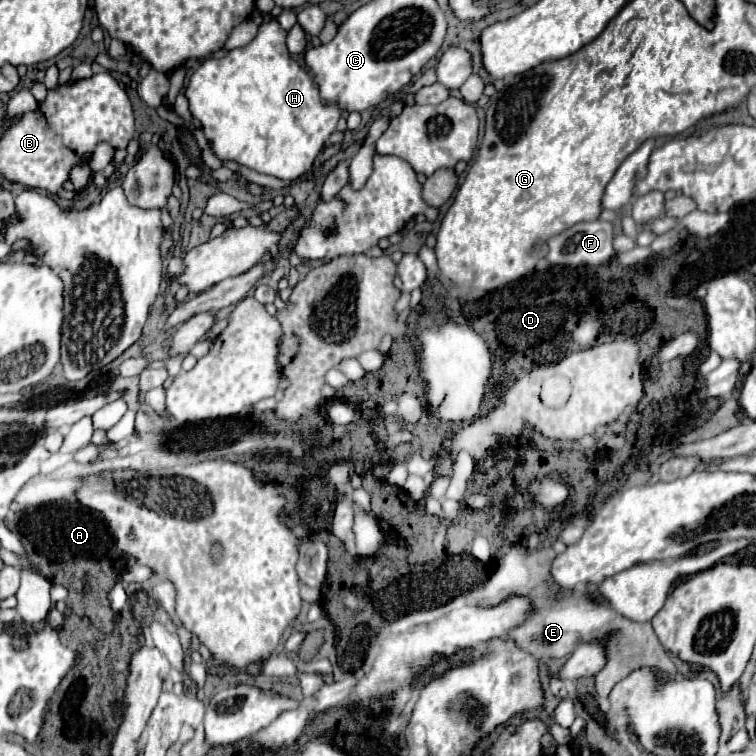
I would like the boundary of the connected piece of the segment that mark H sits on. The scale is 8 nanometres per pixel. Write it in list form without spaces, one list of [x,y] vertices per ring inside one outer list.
[[[272,20],[262,24],[258,36],[244,48],[230,50],[224,58],[206,58],[192,74],[186,88],[186,98],[194,118],[202,124],[204,134],[212,142],[212,150],[220,160],[234,160],[246,168],[276,176],[280,180],[296,180],[312,168],[324,142],[336,130],[340,110],[320,102],[310,74],[288,54],[284,44],[286,34],[288,32]]]

